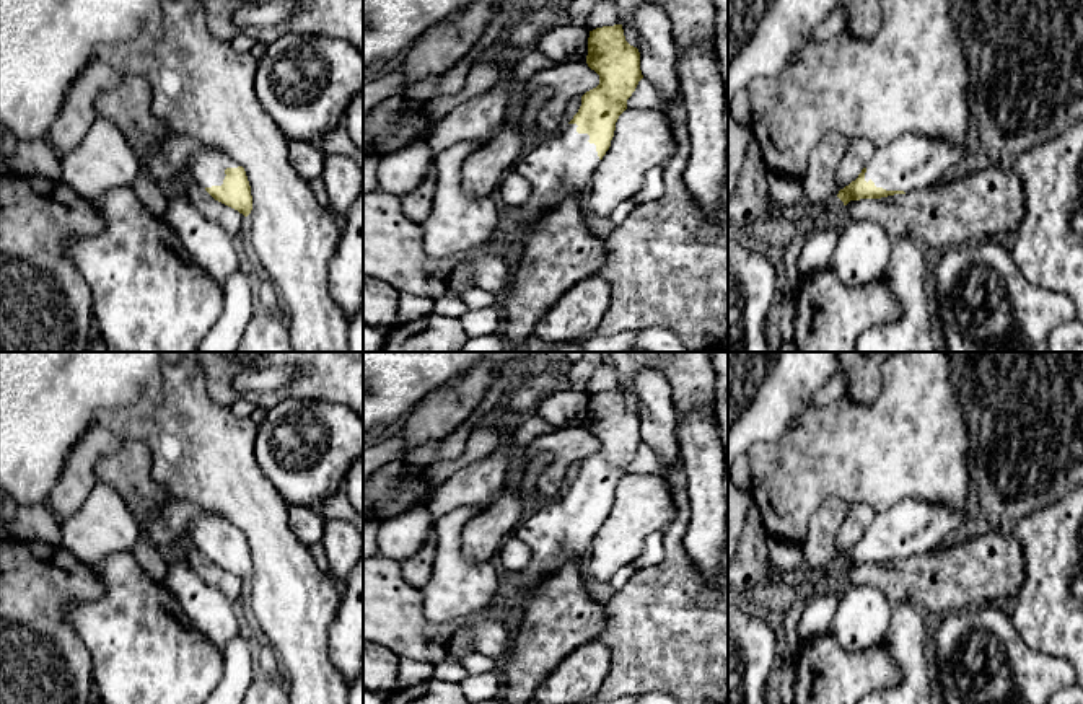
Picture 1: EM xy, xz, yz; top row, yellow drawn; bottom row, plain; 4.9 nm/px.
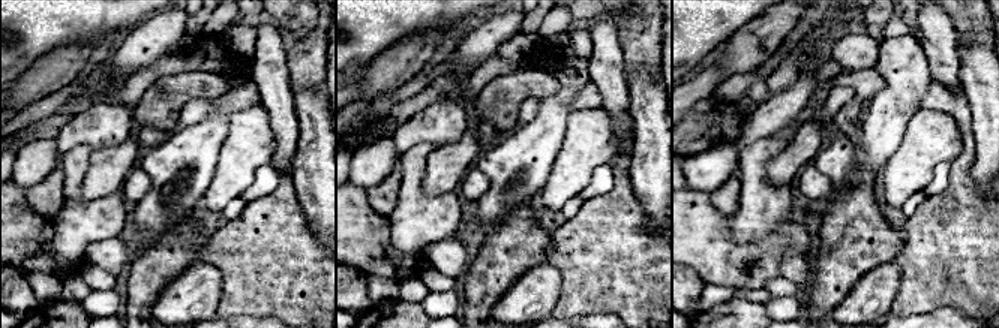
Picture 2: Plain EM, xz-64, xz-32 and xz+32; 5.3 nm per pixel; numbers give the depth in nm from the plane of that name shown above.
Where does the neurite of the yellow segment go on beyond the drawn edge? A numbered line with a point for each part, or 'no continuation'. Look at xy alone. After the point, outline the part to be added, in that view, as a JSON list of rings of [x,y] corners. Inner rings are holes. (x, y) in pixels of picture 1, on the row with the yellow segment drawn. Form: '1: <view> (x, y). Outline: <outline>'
1: xy (207, 167). Outline: [[[205,148],[191,155],[186,176],[205,189],[221,186],[226,176],[225,169],[238,166],[239,165],[223,152]]]

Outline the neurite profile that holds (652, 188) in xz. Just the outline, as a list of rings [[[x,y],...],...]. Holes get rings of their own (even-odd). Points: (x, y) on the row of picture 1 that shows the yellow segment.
[[[664,166],[651,168],[650,171],[647,171],[643,186],[632,197],[635,205],[655,200],[663,194],[663,191],[664,191],[663,171],[664,171]]]

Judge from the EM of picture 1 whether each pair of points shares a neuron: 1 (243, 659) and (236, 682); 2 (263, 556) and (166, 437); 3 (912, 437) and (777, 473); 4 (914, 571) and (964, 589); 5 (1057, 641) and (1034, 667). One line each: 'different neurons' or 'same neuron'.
1: same neuron
2: same neuron
3: same neuron
4: same neuron
5: different neurons

